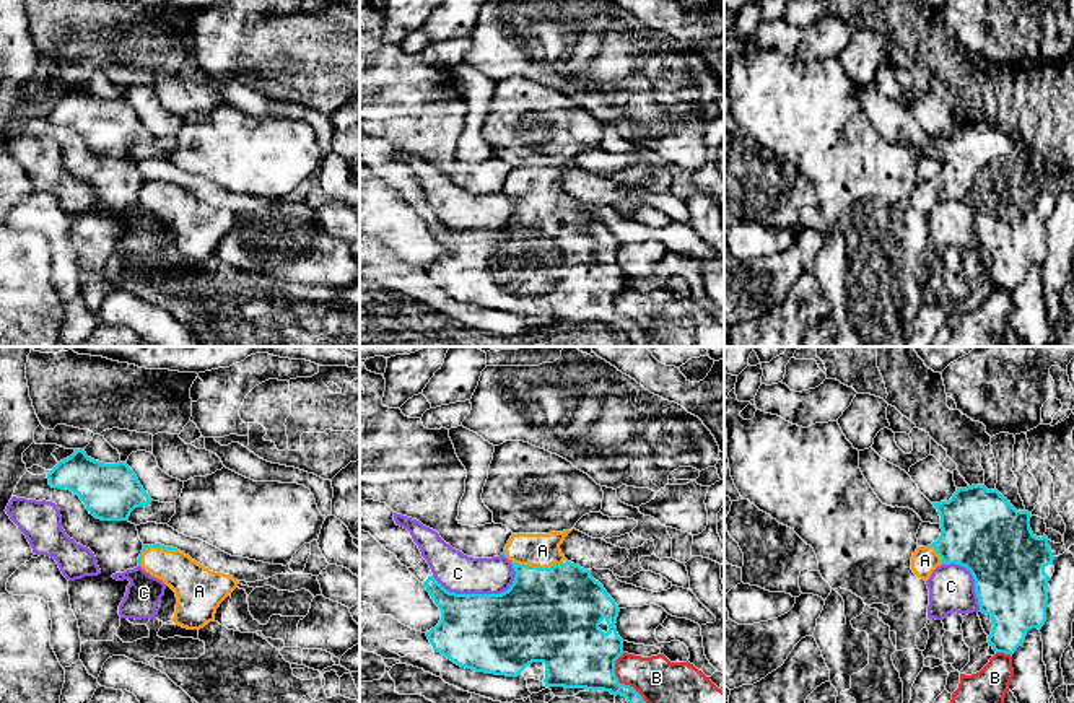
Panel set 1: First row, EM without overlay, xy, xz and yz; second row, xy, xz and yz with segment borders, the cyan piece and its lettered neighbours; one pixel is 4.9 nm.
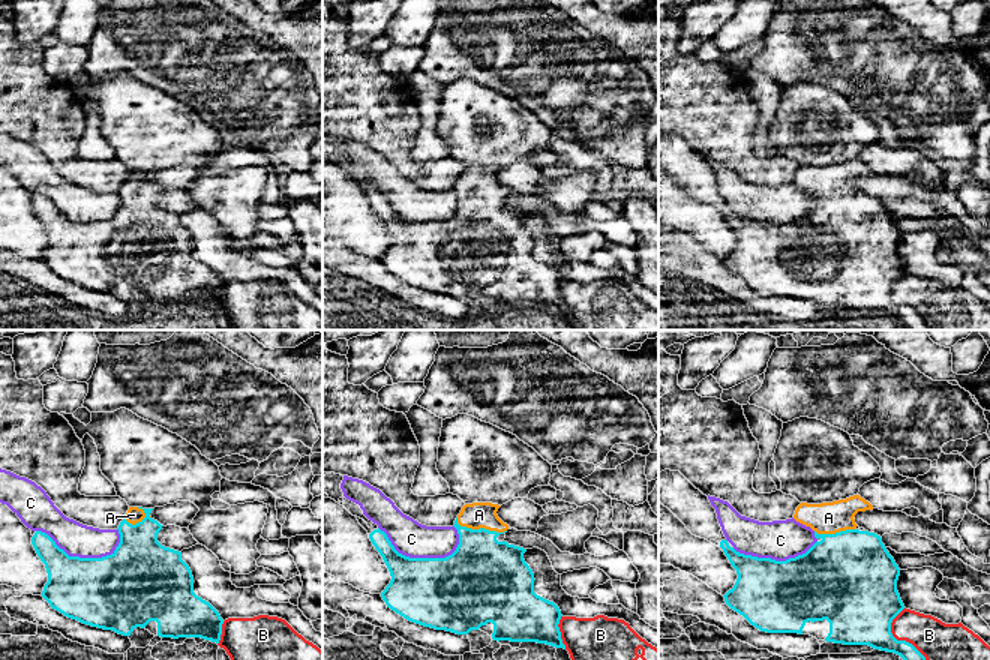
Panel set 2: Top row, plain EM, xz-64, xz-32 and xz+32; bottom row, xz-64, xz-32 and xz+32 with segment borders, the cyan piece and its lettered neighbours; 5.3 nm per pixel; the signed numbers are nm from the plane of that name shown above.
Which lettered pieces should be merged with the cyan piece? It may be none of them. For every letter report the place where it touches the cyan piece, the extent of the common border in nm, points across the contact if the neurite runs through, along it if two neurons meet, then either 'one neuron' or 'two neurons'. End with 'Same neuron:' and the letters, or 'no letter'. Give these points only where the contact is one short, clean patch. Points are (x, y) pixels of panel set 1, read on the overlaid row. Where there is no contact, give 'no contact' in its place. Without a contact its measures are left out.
A: contact xz (537, 567); length 260 nm; way xz (550, 615), (550, 601), (537, 567), (537, 555), (542, 550); one neuron
B: contact xz (617, 681); length 280 nm; two neurons
C: contact xz (477, 594); length 420 nm; two neurons
Same neuron: A

